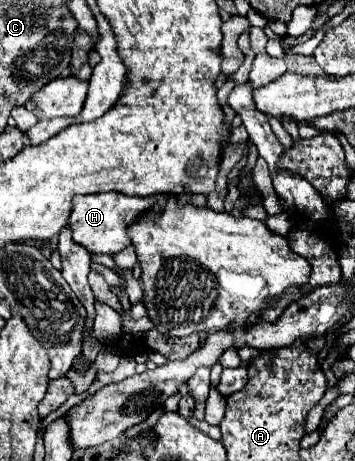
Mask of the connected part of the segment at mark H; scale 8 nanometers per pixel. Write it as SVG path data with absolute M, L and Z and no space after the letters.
M104 192L104 194L80 194L72 200L72 214L68 218L68 226L72 230L72 240L84 246L90 254L116 254L122 248L130 246L130 238L126 234L126 226L134 222L142 212L152 208L156 196L140 198L126 196L120 192Z

